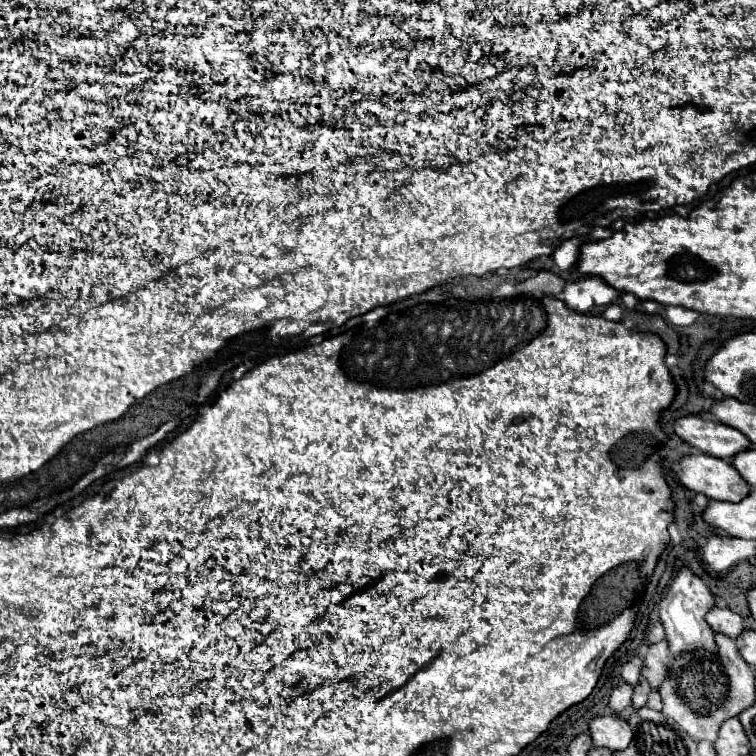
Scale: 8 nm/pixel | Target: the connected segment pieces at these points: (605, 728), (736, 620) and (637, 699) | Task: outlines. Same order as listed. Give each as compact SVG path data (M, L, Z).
M602 715L590 721L590 737L594 747L606 747L610 751L620 751L630 745L634 733L630 725L618 715Z
M714 607L708 615L706 615L706 621L708 625L716 631L716 633L722 633L730 639L738 639L738 635L746 629L744 625L744 619L730 611L730 609L720 609L720 607Z
M642 677L642 679L638 681L638 685L634 687L634 699L632 699L634 709L640 709L640 707L646 705L646 701L648 701L648 693L650 693L650 685L648 685L646 679Z

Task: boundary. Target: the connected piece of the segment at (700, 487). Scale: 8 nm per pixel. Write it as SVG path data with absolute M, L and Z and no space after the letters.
M692 453L680 459L682 471L678 479L684 487L694 493L702 493L718 501L742 501L752 487L742 479L730 461L706 455Z

